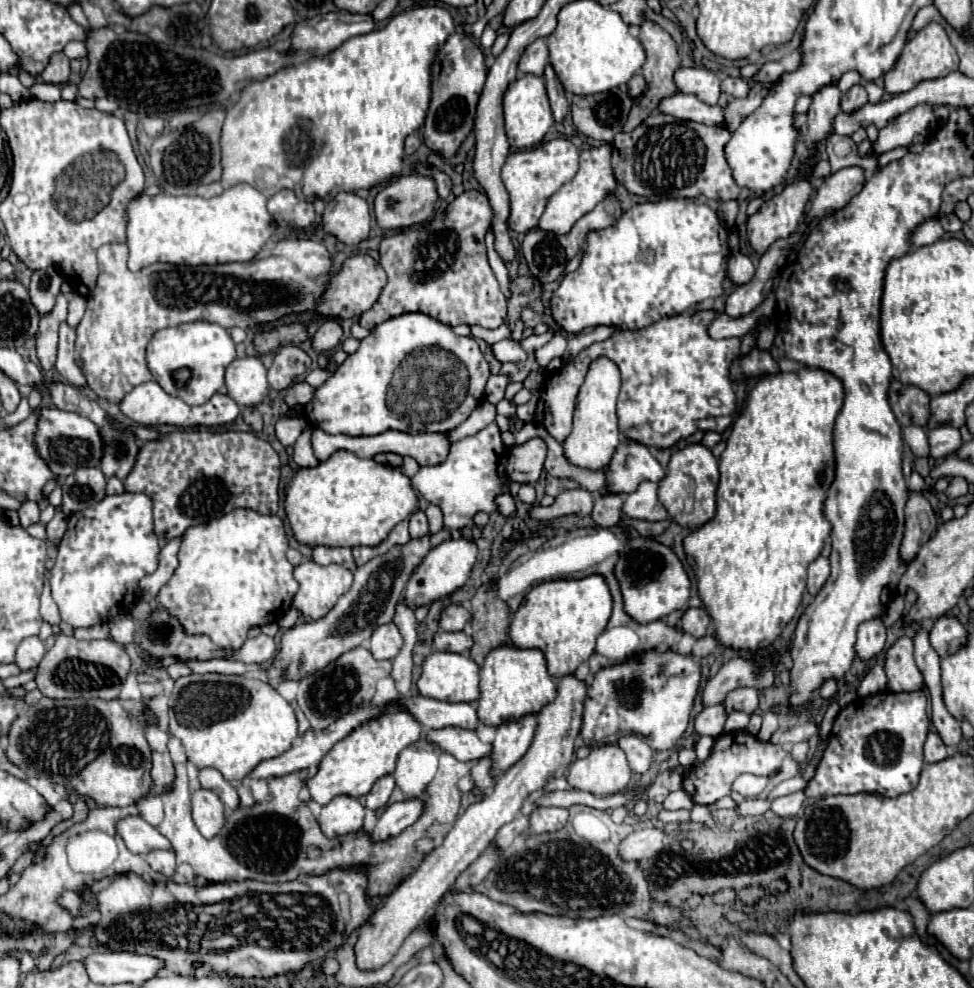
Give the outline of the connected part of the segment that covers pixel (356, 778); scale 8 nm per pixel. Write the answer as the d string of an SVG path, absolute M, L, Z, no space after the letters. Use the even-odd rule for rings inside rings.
M390 704L380 718L370 720L360 728L356 728L354 732L350 732L350 736L340 740L320 760L318 772L304 782L304 786L310 790L310 800L324 806L340 794L354 798L366 796L378 778L394 772L396 756L400 754L400 750L420 740L420 736L422 736L422 726L418 724L418 720L410 712Z

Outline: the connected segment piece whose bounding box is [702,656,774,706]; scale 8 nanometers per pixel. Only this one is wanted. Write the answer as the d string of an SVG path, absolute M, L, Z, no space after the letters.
M732 658L726 662L720 672L708 680L704 692L702 692L702 704L704 706L714 706L724 700L724 696L736 688L742 686L752 686L752 688L768 688L774 684L774 674L772 674L772 664L768 658L762 660L762 674L756 676L754 672L754 662L744 660L744 658Z

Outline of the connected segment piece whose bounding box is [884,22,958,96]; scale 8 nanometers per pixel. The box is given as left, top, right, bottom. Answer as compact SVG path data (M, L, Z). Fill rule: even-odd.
M930 22L912 40L908 40L908 44L904 46L904 50L902 50L898 62L894 64L894 68L890 72L886 72L884 90L888 94L896 96L896 94L912 90L922 80L936 80L936 78L942 78L942 76L954 72L954 70L958 70L958 54L954 50L954 46L950 44L950 38L940 24Z

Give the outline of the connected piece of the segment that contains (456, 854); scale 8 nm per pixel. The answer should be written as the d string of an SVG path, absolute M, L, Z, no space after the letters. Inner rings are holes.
M564 676L558 680L558 696L554 702L546 704L538 712L536 736L524 758L520 758L510 770L498 776L494 792L480 798L454 822L442 846L428 854L418 866L418 870L408 880L404 880L396 892L386 896L386 900L378 904L370 920L364 924L364 930L354 946L356 962L362 970L374 970L384 966L398 952L400 944L412 930L424 928L434 904L440 902L440 898L452 888L458 874L464 872L486 850L486 844L492 842L496 830L500 830L504 824L512 822L518 816L522 802L528 796L540 792L552 778L564 776L568 772L568 766L574 758L574 740L582 728L584 698L584 682L576 680L574 676Z

